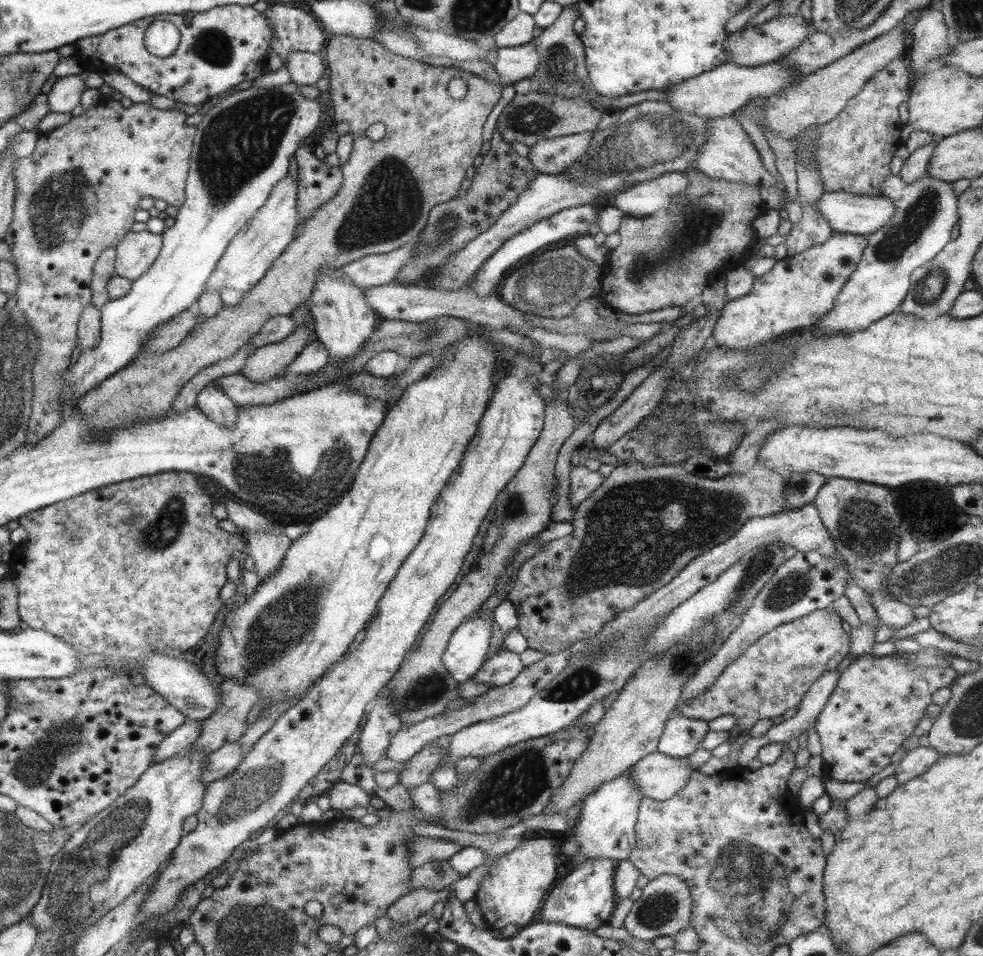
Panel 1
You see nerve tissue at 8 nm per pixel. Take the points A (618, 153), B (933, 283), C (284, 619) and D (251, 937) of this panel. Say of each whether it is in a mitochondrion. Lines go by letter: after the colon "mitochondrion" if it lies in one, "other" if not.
A: mitochondrion
B: mitochondrion
C: mitochondrion
D: mitochondrion

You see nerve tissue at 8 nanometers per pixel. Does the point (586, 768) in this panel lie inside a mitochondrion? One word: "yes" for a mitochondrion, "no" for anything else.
no

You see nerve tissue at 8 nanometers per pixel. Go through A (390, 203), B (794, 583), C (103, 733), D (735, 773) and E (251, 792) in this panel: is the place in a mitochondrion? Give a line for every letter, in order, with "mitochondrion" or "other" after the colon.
A: mitochondrion
B: mitochondrion
C: other
D: other
E: mitochondrion

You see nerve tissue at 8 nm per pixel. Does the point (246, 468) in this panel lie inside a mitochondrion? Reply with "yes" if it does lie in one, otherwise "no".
yes

